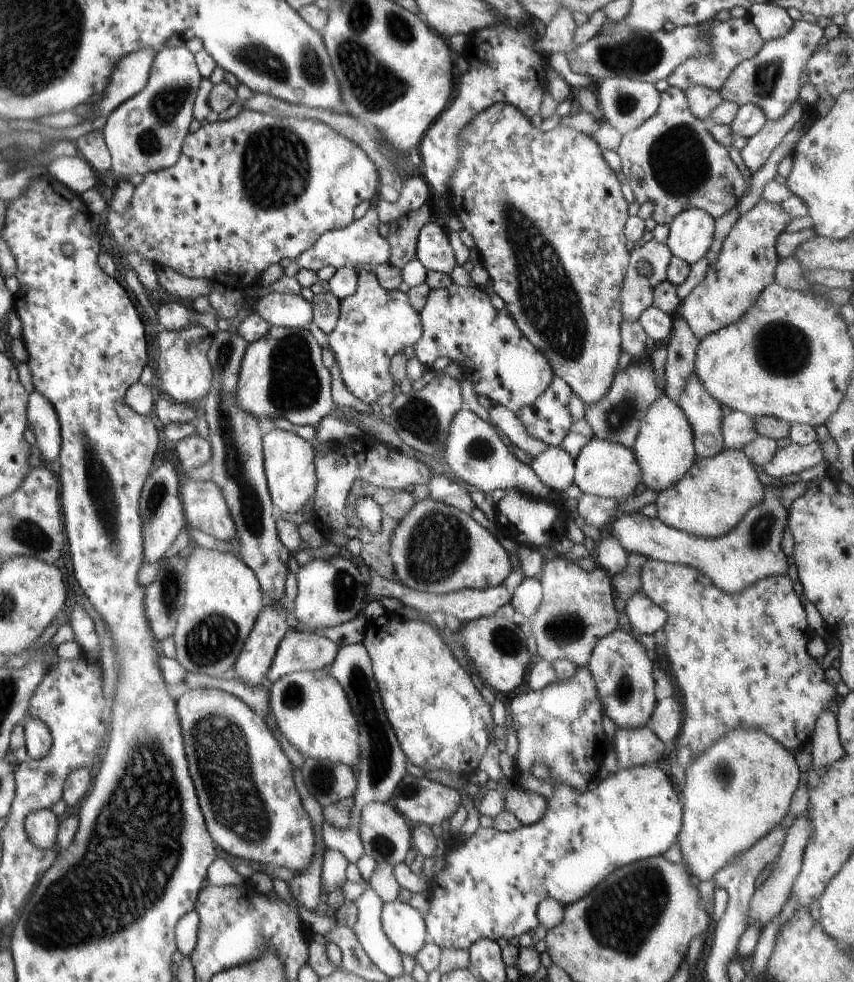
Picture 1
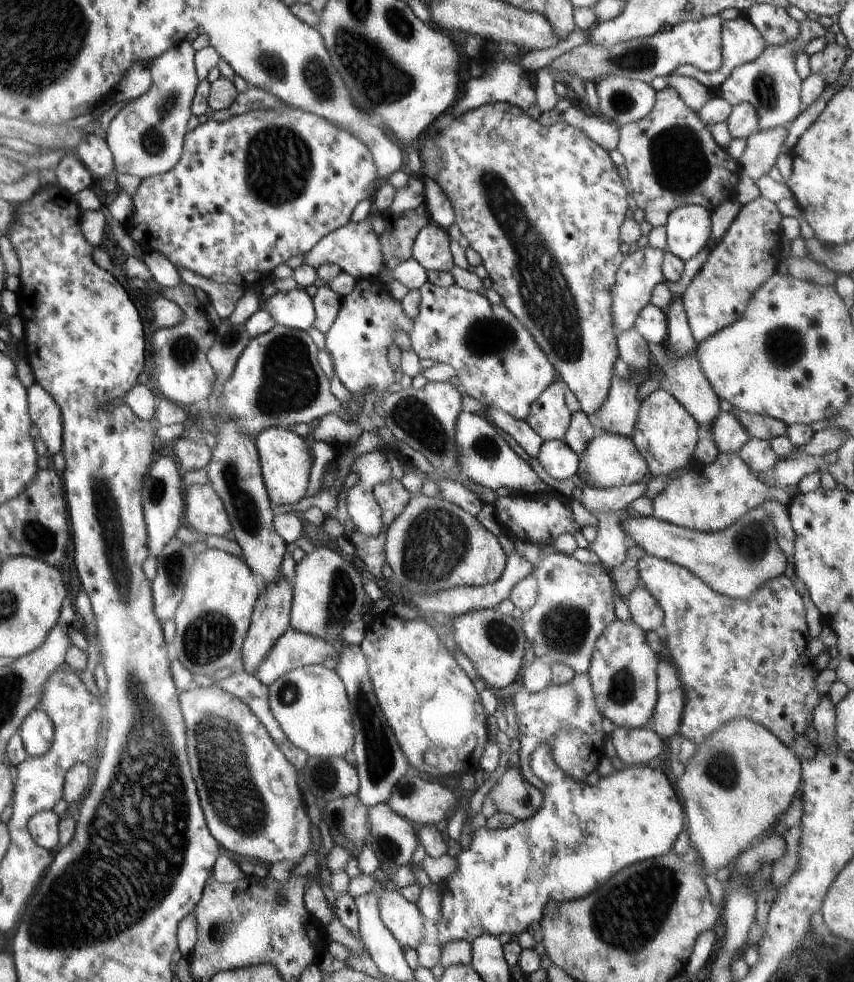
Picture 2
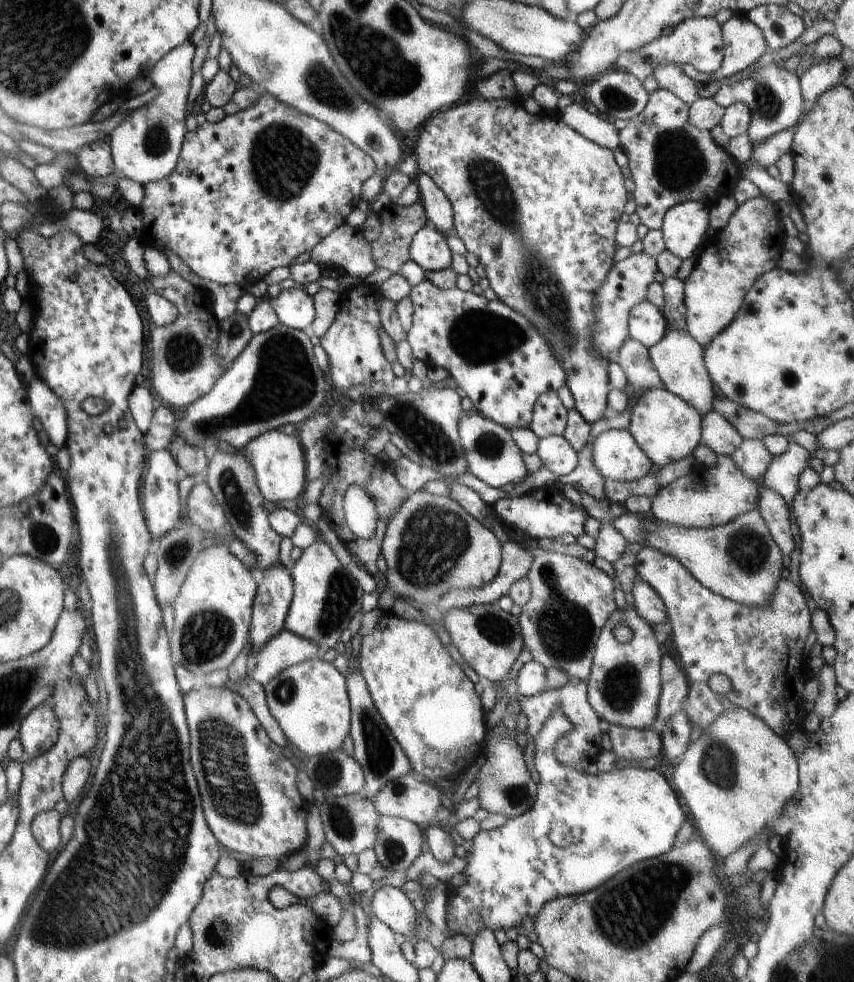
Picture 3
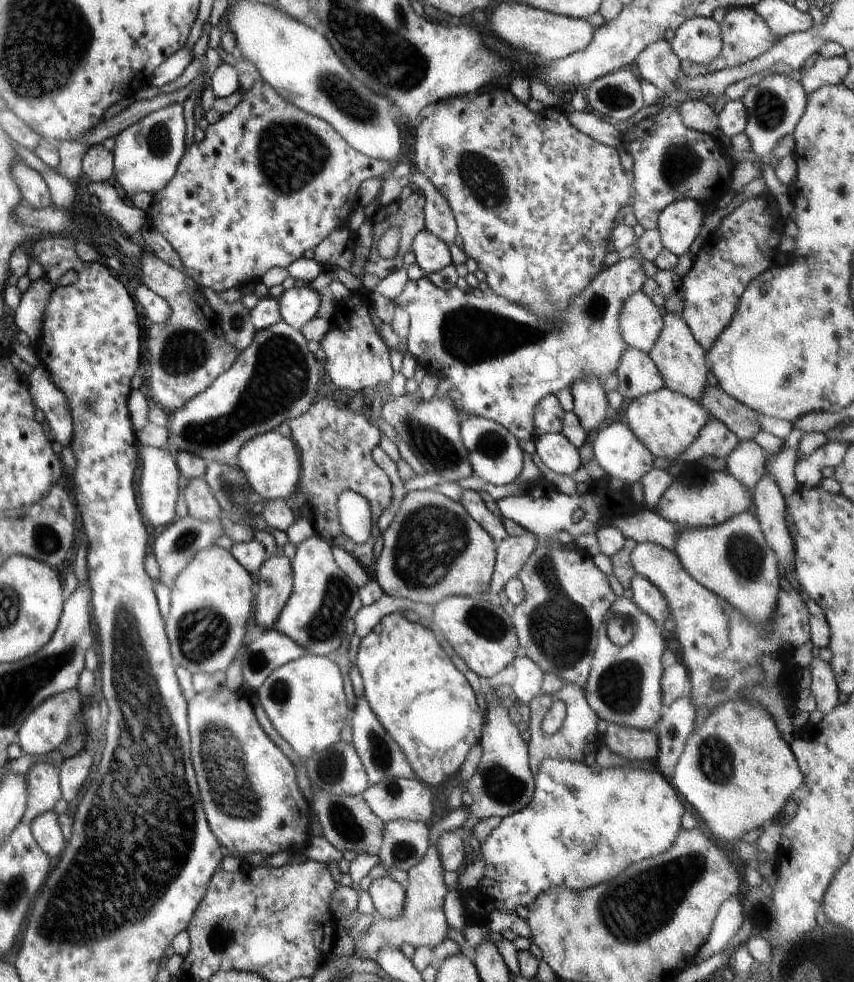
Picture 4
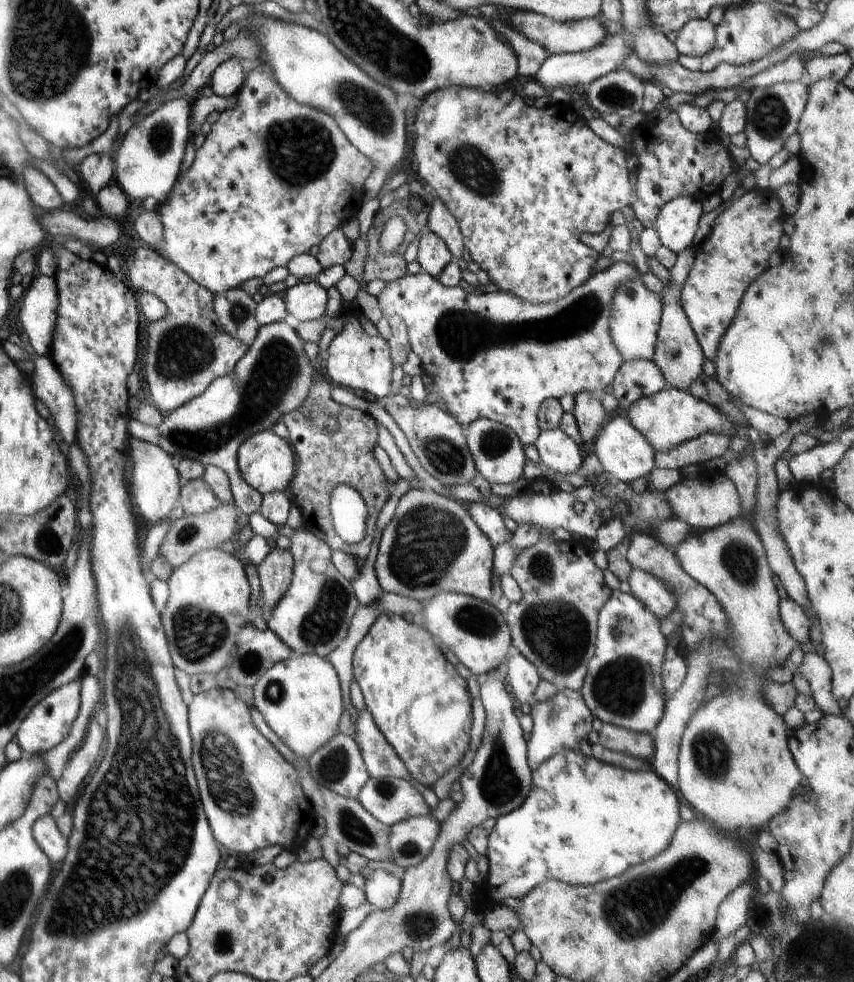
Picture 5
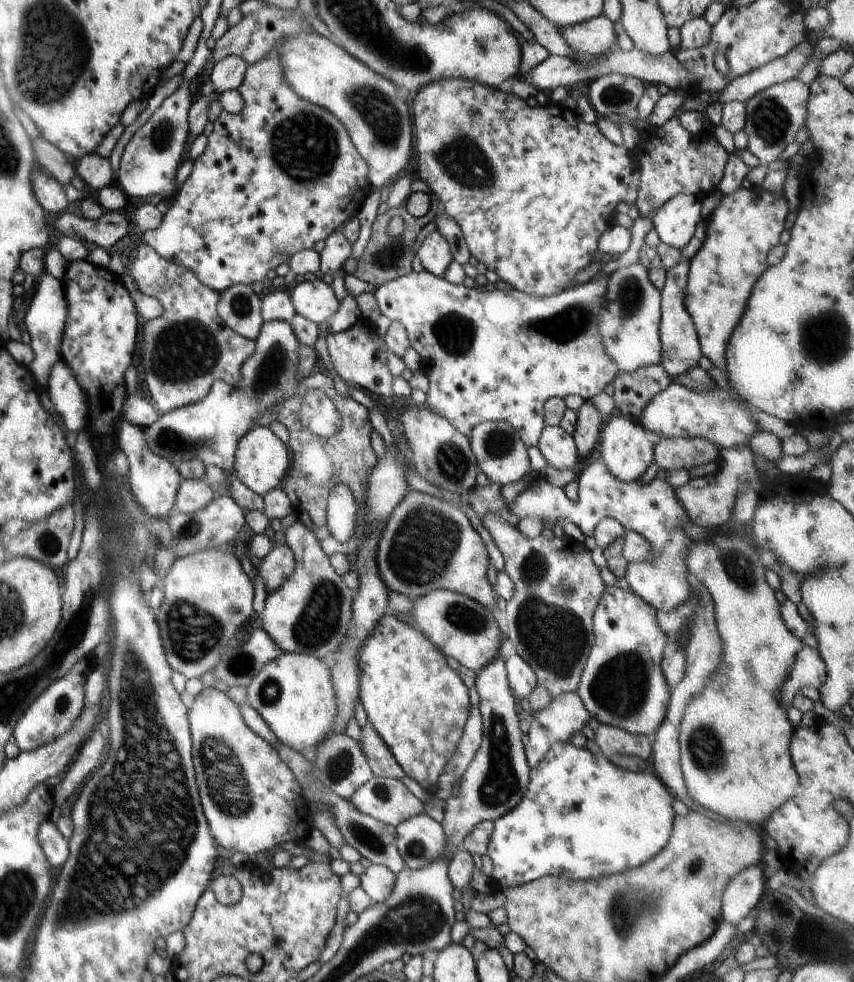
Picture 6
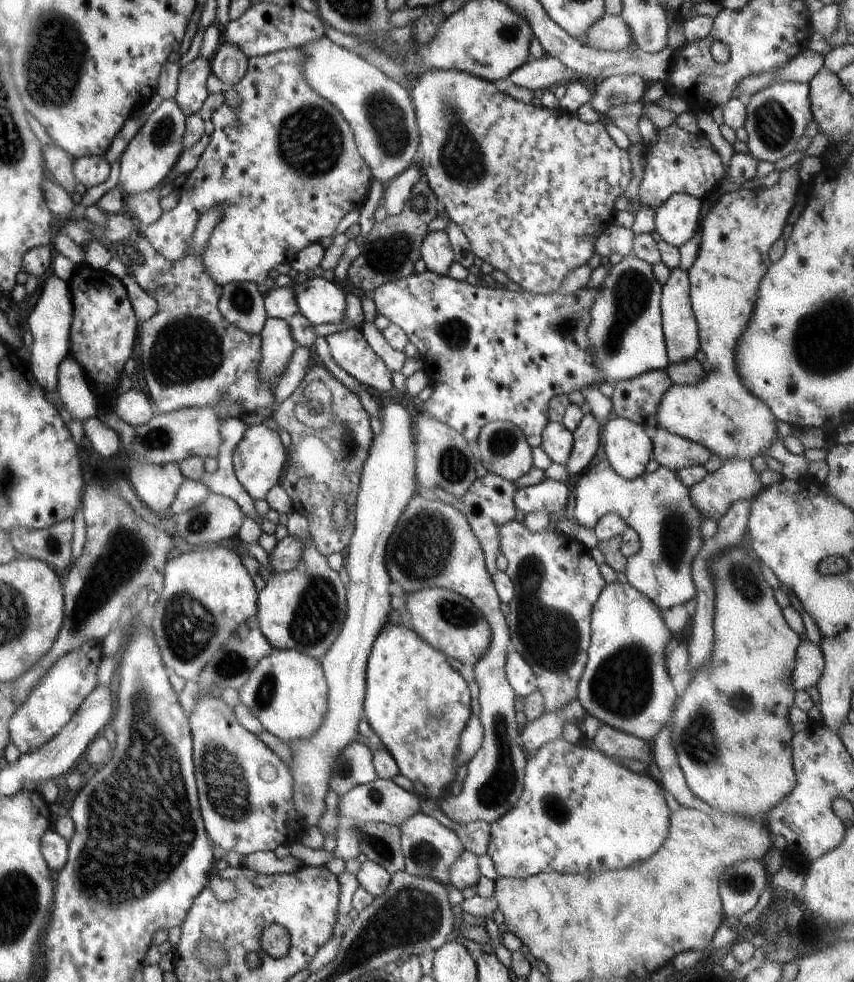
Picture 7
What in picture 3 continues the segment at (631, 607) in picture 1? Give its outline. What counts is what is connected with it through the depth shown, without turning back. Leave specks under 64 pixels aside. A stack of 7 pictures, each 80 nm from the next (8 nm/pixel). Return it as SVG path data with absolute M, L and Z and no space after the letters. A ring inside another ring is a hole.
M636 579L631 593L634 598L634 610L642 620L652 627L667 622L664 603L647 582Z

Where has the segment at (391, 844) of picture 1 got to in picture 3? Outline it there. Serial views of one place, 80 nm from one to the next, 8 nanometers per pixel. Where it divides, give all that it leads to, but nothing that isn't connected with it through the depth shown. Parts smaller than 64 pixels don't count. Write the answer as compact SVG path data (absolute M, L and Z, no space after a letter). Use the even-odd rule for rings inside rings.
M378 815L377 841L373 851L384 868L408 871L425 846L423 832L410 821Z

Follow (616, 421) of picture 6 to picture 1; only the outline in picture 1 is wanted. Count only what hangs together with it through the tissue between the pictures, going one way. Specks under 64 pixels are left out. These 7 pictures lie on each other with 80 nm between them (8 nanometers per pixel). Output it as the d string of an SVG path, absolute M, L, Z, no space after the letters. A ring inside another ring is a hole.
M596 437L580 449L575 458L574 485L584 494L605 499L624 499L642 489L642 471L633 449Z

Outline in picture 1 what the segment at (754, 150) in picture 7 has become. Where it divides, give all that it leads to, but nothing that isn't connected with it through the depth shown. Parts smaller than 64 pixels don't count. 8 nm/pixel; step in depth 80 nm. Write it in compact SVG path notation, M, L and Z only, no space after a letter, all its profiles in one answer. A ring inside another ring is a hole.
M800 19L781 37L765 41L755 57L742 61L732 69L724 86L719 90L724 101L736 103L739 107L752 103L759 106L768 121L778 120L799 98L800 76L806 63L820 48L824 36L823 28L816 23Z

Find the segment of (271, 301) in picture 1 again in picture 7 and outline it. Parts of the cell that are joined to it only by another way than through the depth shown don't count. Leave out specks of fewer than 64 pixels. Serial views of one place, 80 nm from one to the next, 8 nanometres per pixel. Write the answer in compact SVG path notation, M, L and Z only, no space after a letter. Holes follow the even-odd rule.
M316 276L293 284L300 314L315 326L341 322L348 290L340 288L334 281Z

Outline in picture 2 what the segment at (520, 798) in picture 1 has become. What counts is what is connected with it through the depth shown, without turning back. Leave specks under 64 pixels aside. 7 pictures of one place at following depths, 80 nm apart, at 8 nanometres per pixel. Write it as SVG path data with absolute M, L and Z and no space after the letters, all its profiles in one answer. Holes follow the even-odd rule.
M508 766L498 785L486 796L492 799L497 812L511 814L517 821L532 818L543 801L541 790L522 776L519 766Z

